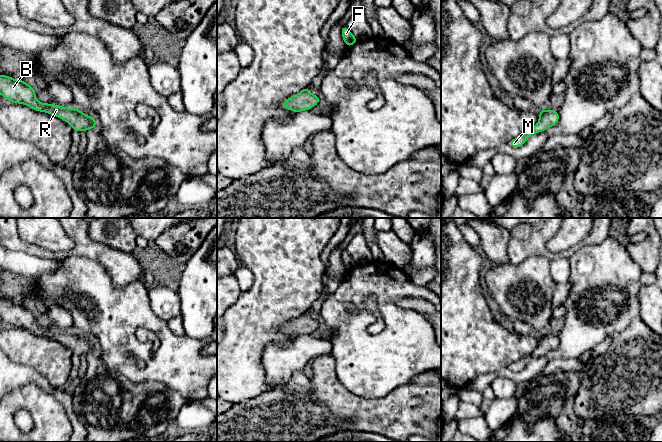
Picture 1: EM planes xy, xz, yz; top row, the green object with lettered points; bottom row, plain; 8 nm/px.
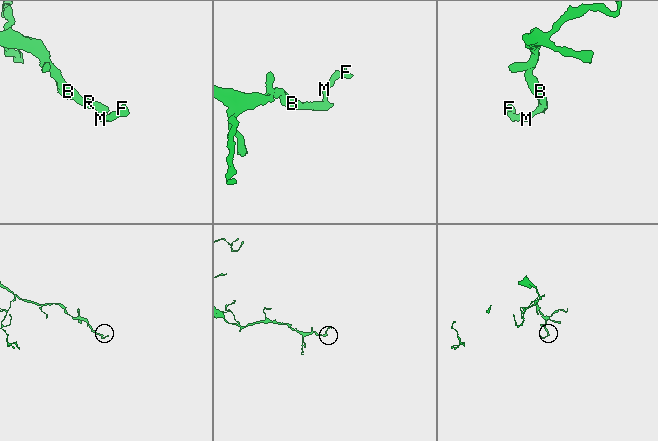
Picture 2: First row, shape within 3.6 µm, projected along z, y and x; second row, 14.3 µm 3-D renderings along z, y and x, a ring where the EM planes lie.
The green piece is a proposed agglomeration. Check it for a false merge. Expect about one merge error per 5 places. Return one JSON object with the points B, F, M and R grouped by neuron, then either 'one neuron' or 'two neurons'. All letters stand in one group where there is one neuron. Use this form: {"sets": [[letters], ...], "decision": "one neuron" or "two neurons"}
{"sets": [["B", "F", "M", "R"]], "decision": "one neuron"}

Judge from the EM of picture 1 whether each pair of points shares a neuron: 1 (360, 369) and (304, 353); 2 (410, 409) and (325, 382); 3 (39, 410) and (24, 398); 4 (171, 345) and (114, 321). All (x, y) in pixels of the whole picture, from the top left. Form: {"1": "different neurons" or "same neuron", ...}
{"1": "different neurons", "2": "same neuron", "3": "same neuron", "4": "same neuron"}

